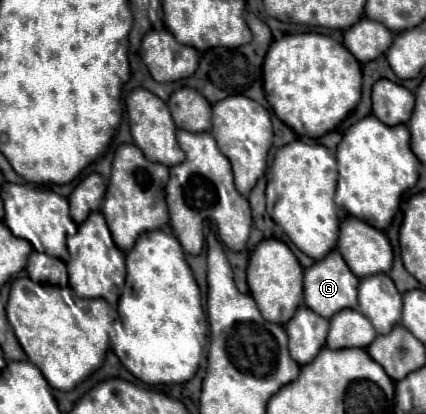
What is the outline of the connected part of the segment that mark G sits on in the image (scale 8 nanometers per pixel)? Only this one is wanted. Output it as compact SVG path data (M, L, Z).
M331 250L321 262L305 270L305 304L331 318L337 310L357 306L359 278L349 270L337 250Z

